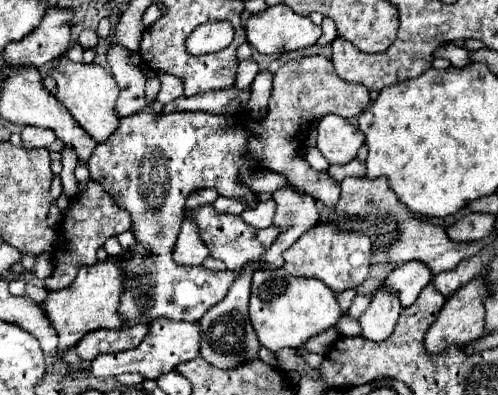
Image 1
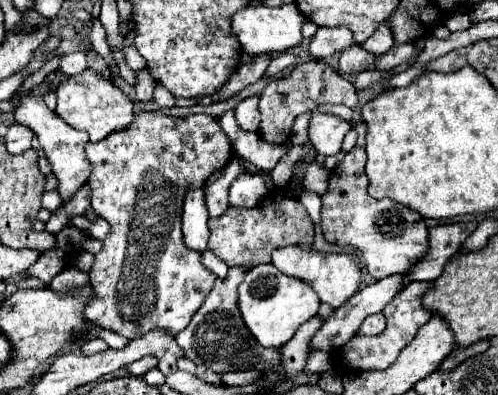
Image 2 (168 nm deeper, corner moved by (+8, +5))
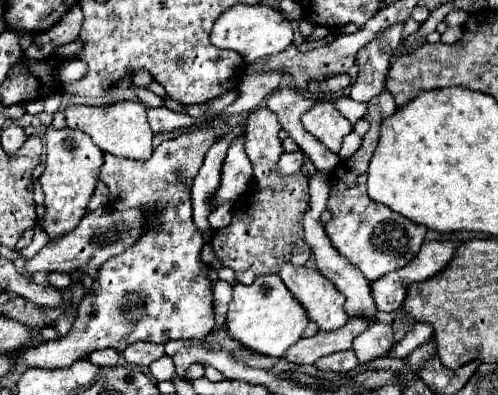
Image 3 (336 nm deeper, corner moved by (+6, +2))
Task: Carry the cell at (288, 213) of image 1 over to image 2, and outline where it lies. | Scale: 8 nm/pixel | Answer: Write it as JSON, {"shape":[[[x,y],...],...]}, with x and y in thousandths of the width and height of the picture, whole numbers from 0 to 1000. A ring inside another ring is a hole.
{"shape":[[[466,676],[450,706],[434,706],[430,732],[414,752],[410,772],[398,782],[398,792],[386,803],[382,823],[353,848],[353,868],[369,884],[369,899],[386,909],[398,924],[414,924],[418,934],[434,944],[454,939],[566,939],[566,894],[562,884],[530,884],[514,858],[506,858],[506,843],[494,833],[482,787],[474,777],[478,762],[478,722],[486,716],[494,686],[482,676]]]}

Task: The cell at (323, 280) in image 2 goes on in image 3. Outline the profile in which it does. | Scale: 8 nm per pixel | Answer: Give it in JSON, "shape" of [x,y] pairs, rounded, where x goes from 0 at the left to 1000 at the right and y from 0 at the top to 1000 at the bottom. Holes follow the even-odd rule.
{"shape":[[[570,663],[562,678],[562,699],[578,734],[598,754],[598,765],[606,765],[618,805],[631,810],[643,835],[675,835],[695,820],[695,754],[639,684]]]}

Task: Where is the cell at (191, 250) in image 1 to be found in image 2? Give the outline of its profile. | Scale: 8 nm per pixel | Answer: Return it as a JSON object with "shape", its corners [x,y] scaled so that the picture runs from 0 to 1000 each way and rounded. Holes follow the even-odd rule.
{"shape":[[[382,478],[369,499],[365,539],[365,590],[369,615],[390,635],[410,635],[418,620],[418,529],[410,504],[410,478]]]}

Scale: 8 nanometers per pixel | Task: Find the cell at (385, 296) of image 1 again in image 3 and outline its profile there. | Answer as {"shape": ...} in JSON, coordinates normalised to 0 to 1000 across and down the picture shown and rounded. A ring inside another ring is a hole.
{"shape":[[[755,810],[739,835],[711,856],[711,891],[727,922],[771,901],[771,891],[783,886],[787,876],[791,876],[787,825],[763,810]]]}

